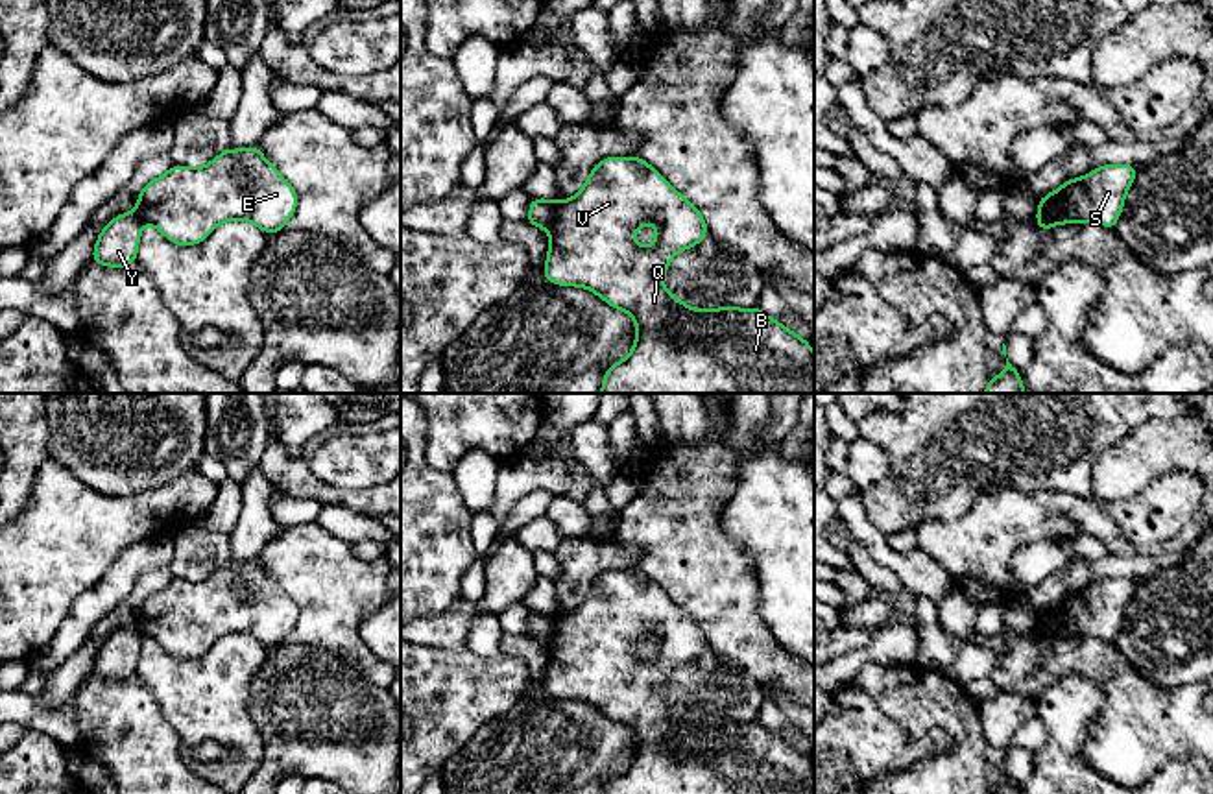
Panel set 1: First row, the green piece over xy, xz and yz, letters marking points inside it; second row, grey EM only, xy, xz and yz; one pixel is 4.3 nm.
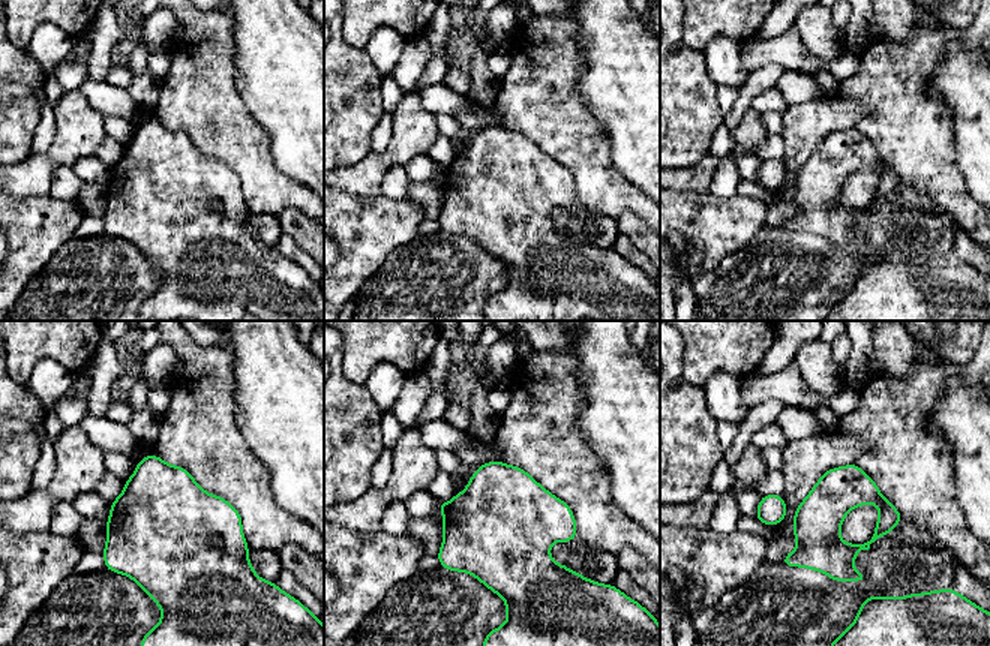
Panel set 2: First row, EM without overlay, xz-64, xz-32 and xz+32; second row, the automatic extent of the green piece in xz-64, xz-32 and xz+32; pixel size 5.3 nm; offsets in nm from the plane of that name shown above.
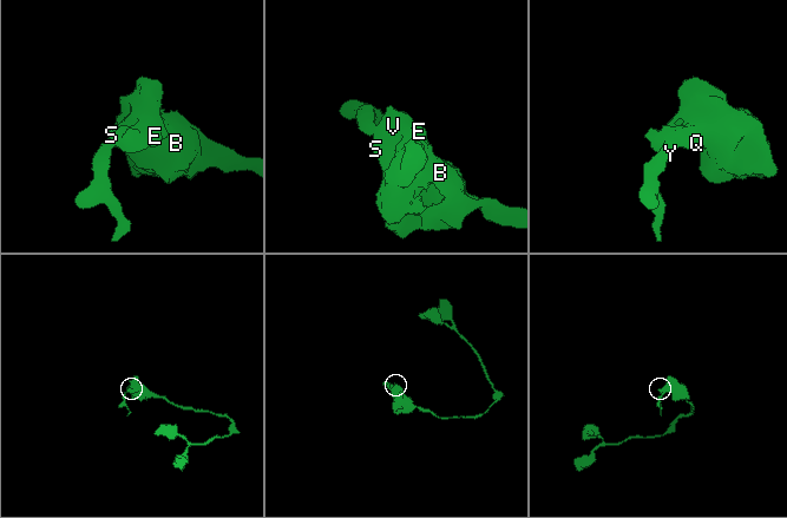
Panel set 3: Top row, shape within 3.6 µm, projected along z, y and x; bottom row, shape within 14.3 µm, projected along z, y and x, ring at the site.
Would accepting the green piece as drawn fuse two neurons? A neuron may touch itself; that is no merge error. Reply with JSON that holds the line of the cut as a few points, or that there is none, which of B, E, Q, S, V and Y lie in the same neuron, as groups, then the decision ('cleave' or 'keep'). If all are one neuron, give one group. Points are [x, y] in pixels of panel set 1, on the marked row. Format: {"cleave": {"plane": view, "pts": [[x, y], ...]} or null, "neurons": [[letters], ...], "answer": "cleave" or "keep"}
{"cleave": {"plane": "xz", "pts": [[556, 202], [552, 222], [547, 228]]}, "neurons": [["B", "E", "Q", "S", "V"], ["Y"]], "answer": "cleave"}

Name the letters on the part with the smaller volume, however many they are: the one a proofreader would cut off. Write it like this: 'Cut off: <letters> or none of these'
Cut off: Y

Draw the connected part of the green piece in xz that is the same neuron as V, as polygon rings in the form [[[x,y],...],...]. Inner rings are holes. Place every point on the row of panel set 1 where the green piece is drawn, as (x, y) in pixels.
[[[607,157],[582,190],[554,203],[550,249],[543,277],[559,286],[582,286],[635,319],[631,353],[607,367],[600,393],[814,393],[814,355],[799,338],[759,307],[696,310],[663,286],[678,251],[709,233],[700,211],[639,157]],[[654,223],[655,244],[641,247],[633,233]]]

